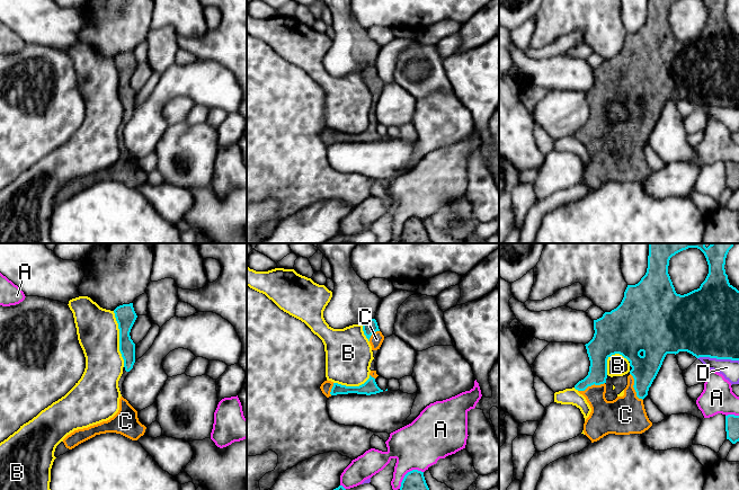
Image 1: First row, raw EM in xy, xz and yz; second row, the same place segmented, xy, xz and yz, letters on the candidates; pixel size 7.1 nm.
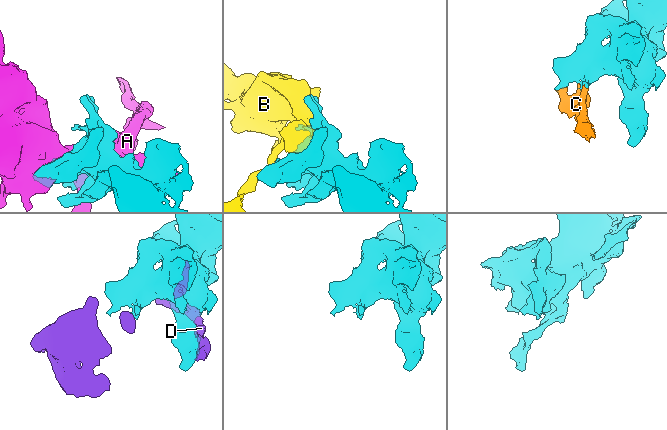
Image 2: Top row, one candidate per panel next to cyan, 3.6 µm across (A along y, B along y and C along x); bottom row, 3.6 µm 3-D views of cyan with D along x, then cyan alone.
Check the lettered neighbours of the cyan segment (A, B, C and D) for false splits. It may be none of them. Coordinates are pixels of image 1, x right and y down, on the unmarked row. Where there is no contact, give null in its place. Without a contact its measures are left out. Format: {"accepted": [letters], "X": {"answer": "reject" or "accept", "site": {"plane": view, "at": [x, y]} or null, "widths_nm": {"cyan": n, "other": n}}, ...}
{"accepted": ["C"], "A": {"answer": "reject", "site": {"plane": "xz", "at": [407, 221]}, "widths_nm": {"cyan": 200, "other": 340}}, "B": {"answer": "reject", "site": {"plane": "xy", "at": [119, 87]}, "widths_nm": {"cyan": 150, "other": 300}}, "C": {"answer": "accept", "site": {"plane": "yz", "at": [633, 134]}, "widths_nm": {"cyan": 190, "other": 280}}, "D": {"answer": "reject", "site": {"plane": "yz", "at": [718, 106]}, "widths_nm": {"cyan": 440, "other": 130}}}

